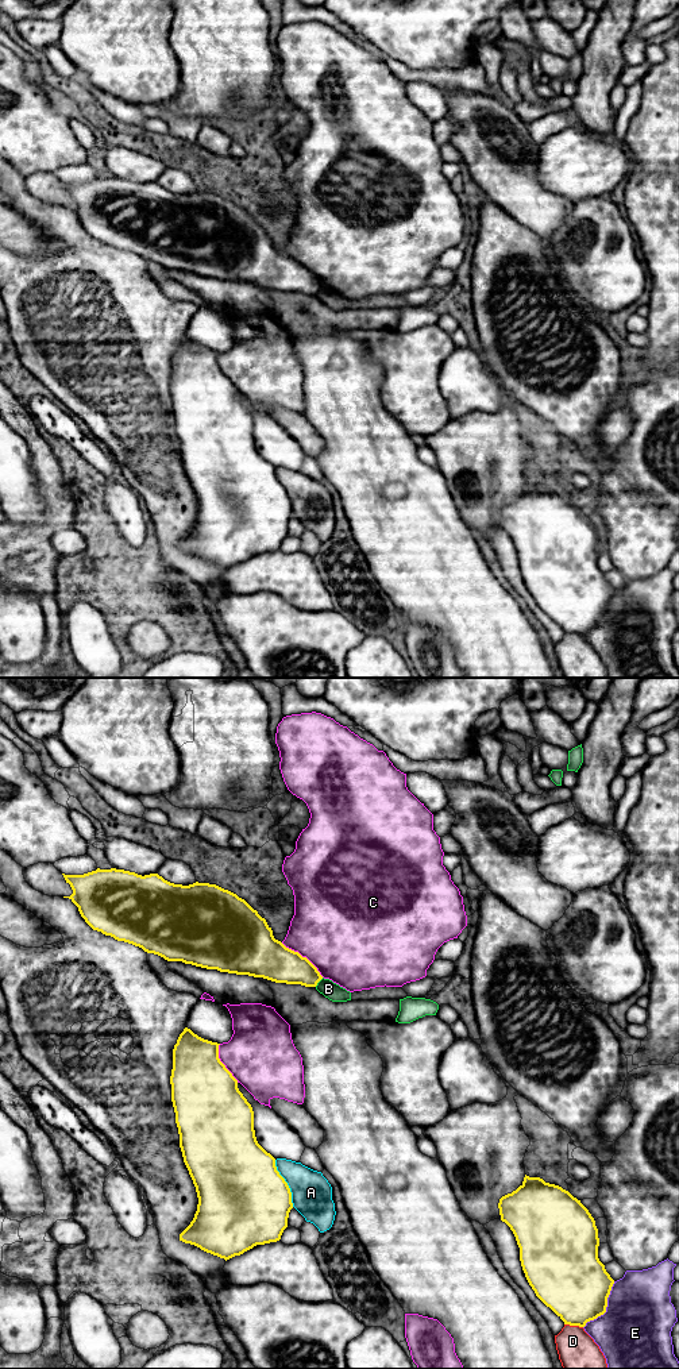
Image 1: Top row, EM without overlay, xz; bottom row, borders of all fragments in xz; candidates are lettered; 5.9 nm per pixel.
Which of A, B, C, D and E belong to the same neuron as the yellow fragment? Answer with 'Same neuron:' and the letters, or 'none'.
Same neuron: none

